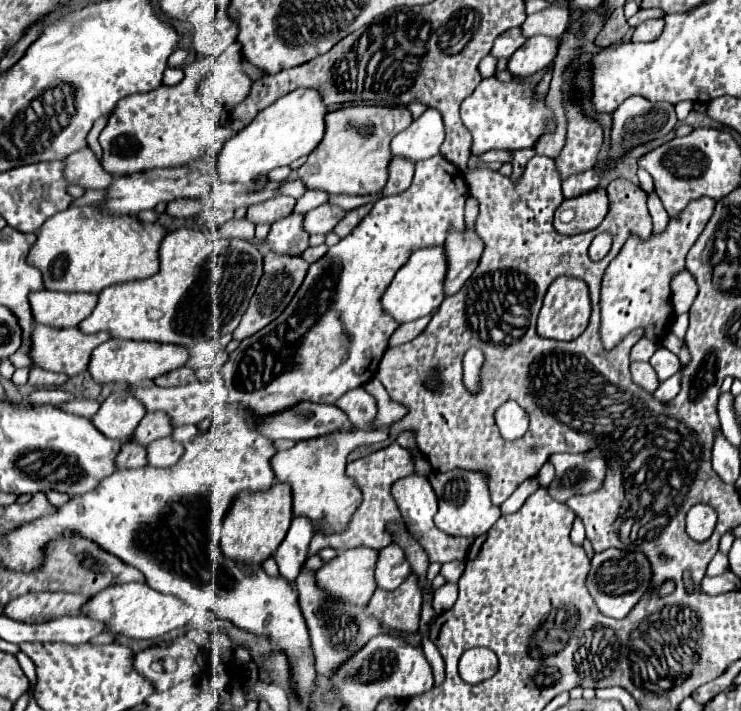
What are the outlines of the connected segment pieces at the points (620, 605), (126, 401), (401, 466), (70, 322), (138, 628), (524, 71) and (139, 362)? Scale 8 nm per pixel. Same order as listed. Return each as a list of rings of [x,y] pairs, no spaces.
[[[618,548],[594,552],[590,560],[586,588],[602,614],[612,618],[624,618],[630,608],[640,600],[640,596],[650,588],[650,564],[640,552],[624,552]]]
[[[116,390],[112,392],[92,418],[92,424],[108,438],[128,438],[138,422],[144,418],[146,408],[130,394]]]
[[[397,442],[391,443],[386,448],[378,450],[378,452],[372,452],[360,460],[354,460],[346,466],[346,474],[348,478],[352,478],[356,482],[356,486],[362,490],[362,502],[360,506],[356,508],[348,528],[340,534],[326,534],[324,530],[316,532],[312,542],[310,542],[310,556],[318,554],[318,550],[330,546],[330,548],[336,548],[336,550],[348,550],[348,548],[358,548],[359,546],[366,546],[368,548],[374,548],[374,550],[380,550],[388,544],[392,544],[392,536],[388,532],[388,522],[396,522],[396,524],[402,524],[402,516],[396,508],[396,502],[392,500],[390,496],[390,486],[392,482],[396,482],[398,478],[402,476],[410,476],[414,470],[412,470],[412,460],[408,456],[408,452],[402,448]]]
[[[40,290],[30,294],[30,306],[34,322],[52,328],[78,326],[98,302],[96,294],[64,294]]]
[[[128,582],[128,584],[110,586],[100,594],[96,594],[94,598],[90,598],[82,608],[82,616],[100,620],[104,624],[104,632],[108,634],[134,638],[134,640],[140,638],[150,640],[186,626],[194,616],[194,608],[176,596],[168,596],[152,590],[148,584]]]
[[[548,36],[528,38],[508,60],[508,72],[516,78],[528,78],[544,70],[556,56],[558,40]]]
[[[110,338],[104,344],[100,344],[90,358],[88,372],[98,384],[106,382],[118,382],[118,384],[138,384],[146,380],[154,380],[162,374],[168,374],[180,366],[186,364],[190,358],[188,350],[184,346],[172,346],[172,344],[158,344],[158,342],[134,342],[134,340],[116,340]]]

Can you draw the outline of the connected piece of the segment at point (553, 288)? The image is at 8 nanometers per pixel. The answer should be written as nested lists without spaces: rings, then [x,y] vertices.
[[[560,276],[550,284],[546,292],[544,306],[538,316],[538,334],[544,338],[554,338],[554,340],[574,340],[586,330],[588,318],[590,318],[588,286],[584,284],[584,280]]]

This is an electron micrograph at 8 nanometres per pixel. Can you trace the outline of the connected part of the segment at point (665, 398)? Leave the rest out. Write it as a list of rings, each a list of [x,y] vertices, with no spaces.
[[[674,374],[672,378],[664,380],[664,384],[660,384],[660,388],[654,396],[660,402],[670,402],[678,394],[678,390],[680,390],[680,374]]]

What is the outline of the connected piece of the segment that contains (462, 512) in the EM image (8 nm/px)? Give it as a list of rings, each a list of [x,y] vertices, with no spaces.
[[[452,470],[448,474],[430,474],[428,476],[436,496],[438,496],[438,514],[434,516],[436,528],[450,536],[480,536],[488,532],[500,518],[500,507],[495,506],[488,496],[488,482],[480,472]]]

